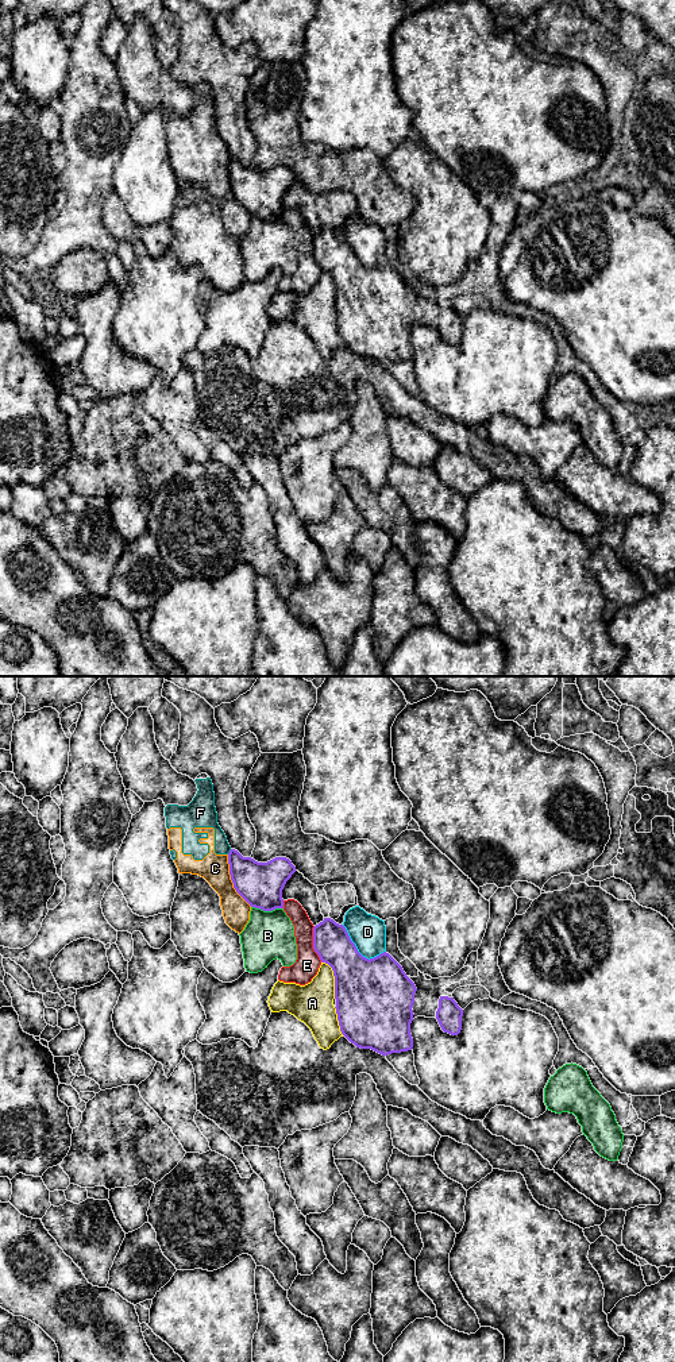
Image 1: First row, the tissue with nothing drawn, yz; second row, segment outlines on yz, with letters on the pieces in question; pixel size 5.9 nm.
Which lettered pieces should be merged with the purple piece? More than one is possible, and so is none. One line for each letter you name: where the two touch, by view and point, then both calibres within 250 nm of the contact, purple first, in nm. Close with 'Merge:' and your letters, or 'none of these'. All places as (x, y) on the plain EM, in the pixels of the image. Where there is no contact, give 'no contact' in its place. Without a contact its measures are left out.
Merge: none of these

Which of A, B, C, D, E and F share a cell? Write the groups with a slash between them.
A / B / C F / D / E

